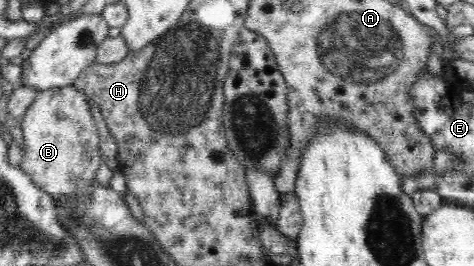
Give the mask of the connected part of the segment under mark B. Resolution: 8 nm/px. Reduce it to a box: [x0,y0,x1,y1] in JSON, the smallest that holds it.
[19,85,103,202]

